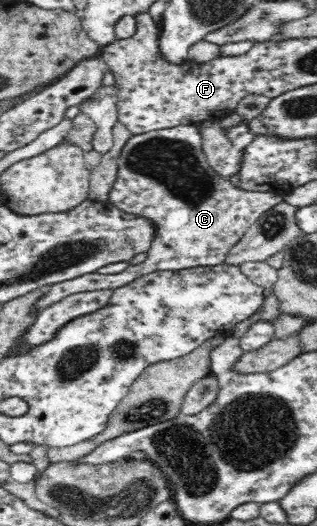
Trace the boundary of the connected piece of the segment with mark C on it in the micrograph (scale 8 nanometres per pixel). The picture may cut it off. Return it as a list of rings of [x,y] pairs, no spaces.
[[[195,124],[180,125],[150,133],[132,135],[124,145],[117,160],[118,174],[109,192],[109,202],[116,208],[136,216],[149,218],[157,228],[151,248],[146,253],[143,264],[129,266],[119,274],[99,274],[94,272],[79,278],[65,281],[47,288],[46,296],[36,303],[40,313],[50,304],[62,298],[85,291],[112,290],[126,286],[135,278],[158,271],[175,271],[200,266],[210,267],[225,264],[230,250],[242,238],[242,235],[254,225],[267,210],[280,204],[283,197],[266,192],[250,192],[236,188],[228,178],[220,176],[208,163],[203,151],[202,137]]]

